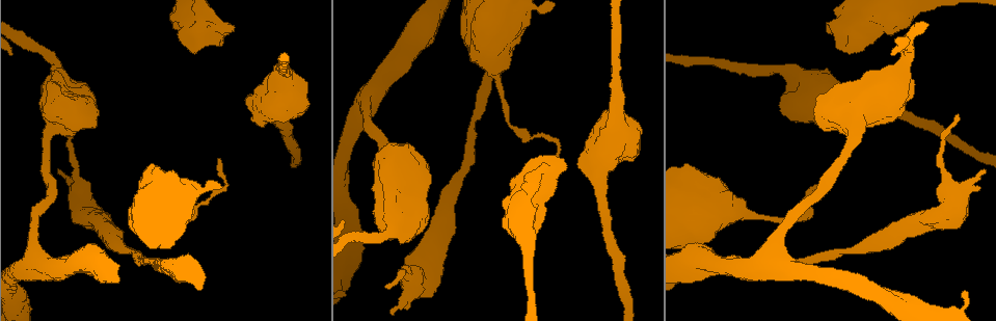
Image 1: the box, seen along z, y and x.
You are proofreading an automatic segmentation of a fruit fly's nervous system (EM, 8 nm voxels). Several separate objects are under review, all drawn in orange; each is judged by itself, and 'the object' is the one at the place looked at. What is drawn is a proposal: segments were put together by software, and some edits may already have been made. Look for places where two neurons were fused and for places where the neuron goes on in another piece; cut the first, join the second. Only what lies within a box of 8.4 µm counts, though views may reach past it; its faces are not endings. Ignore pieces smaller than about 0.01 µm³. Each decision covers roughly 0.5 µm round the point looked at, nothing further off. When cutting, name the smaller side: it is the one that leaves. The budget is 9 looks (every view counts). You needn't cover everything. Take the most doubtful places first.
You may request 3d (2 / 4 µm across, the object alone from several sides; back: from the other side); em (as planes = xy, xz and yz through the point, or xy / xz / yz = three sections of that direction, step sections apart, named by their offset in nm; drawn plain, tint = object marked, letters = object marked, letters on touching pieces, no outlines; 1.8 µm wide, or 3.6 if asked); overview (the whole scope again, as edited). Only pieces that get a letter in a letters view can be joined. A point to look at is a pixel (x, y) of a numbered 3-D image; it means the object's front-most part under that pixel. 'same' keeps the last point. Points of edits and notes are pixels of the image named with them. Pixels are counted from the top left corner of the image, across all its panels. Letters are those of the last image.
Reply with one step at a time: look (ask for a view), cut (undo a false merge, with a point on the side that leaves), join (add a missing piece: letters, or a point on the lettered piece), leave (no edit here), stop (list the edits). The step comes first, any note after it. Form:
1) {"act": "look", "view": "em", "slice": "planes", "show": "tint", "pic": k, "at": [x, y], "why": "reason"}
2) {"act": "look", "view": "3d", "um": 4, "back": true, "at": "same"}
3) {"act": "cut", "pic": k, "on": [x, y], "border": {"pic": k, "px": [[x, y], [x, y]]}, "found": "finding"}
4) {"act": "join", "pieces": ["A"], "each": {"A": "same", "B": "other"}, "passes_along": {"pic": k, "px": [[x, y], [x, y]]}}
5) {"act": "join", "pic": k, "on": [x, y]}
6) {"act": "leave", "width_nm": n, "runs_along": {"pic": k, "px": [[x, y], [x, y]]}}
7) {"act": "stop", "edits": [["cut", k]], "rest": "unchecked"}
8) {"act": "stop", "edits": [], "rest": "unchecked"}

{"act": "look", "view": "em", "slice": "planes", "show": "letters", "pic": 1, "at": [220, 30]}

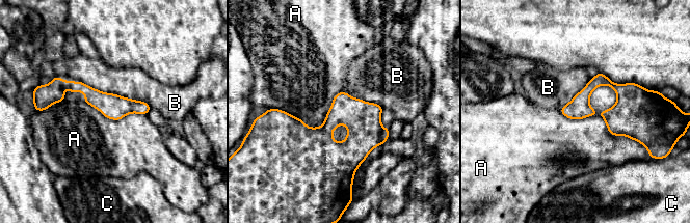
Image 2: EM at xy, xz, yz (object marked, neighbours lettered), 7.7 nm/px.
{"act": "leave", "longest_contact_nm": ["A", 700], "each": {"A": "other", "B": "other", "C": "other"}, "found": "no lettered piece goes on from it"}

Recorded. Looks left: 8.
{"act": "look", "view": "em", "slice": "planes", "show": "letters", "pic": 1, "at": [218, 158], "why": "thin end"}

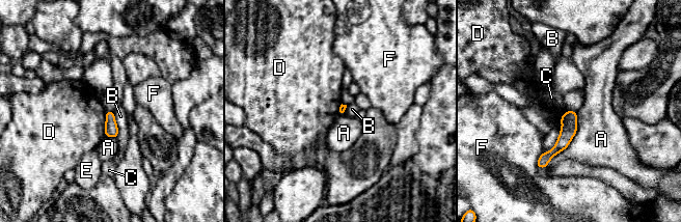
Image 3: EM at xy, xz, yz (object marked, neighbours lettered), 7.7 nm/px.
{"act": "leave", "each": {"A": "other", "B": "other", "C": "other", "D": "other", "E": "other", "F": "other"}, "runs_along": {"pic": 3, "px": [[574, 114], [563, 142], [541, 164]]}, "found": "no lettered piece goes on from it"}

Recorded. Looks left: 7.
{"act": "look", "view": "em", "um": 3.6, "slice": "planes", "show": "letters", "pic": 1, "at": [949, 185], "why": "a fork"}

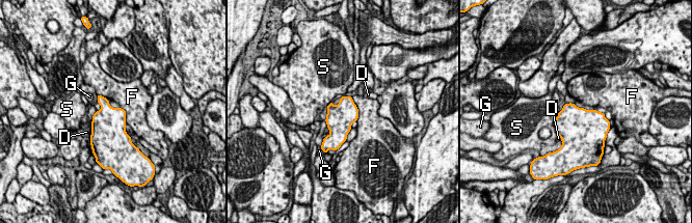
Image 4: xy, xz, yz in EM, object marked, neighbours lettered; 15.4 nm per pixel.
{"act": "leave", "each": {"D": "other", "F": "other", "G": "other", "S": "other"}, "border": {"pic": 4, "px": [[351, 98], [357, 109], [356, 120]]}, "found": "all the same neuron"}

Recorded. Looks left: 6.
{"act": "look", "view": "em", "slice": "planes", "show": "letters", "pic": 1, "at": [957, 114], "why": "an open end"}

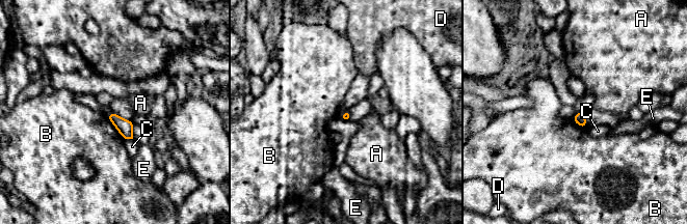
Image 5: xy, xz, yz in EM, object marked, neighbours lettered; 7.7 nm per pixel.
{"act": "leave", "each": {"A": "other", "B": "other", "C": "other", "D": "other", "E": "other"}, "border": {"pic": 5, "px": [[106, 116], [124, 139]]}, "found": "none of them fits"}

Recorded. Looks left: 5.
{"act": "stop", "edits": [], "rest": "unchecked"}

